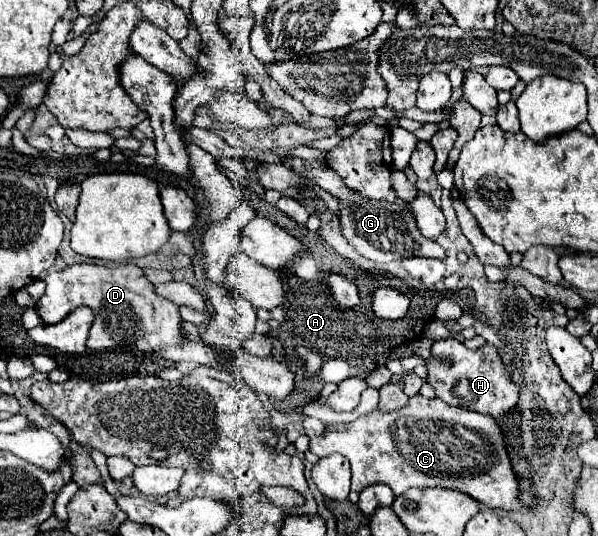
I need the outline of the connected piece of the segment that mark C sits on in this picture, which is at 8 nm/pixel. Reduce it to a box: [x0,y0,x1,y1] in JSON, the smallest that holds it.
[309,394,531,512]

